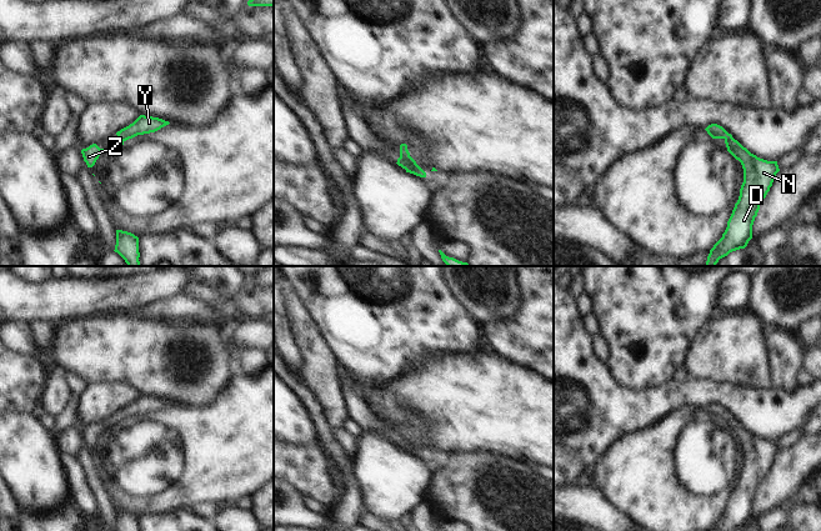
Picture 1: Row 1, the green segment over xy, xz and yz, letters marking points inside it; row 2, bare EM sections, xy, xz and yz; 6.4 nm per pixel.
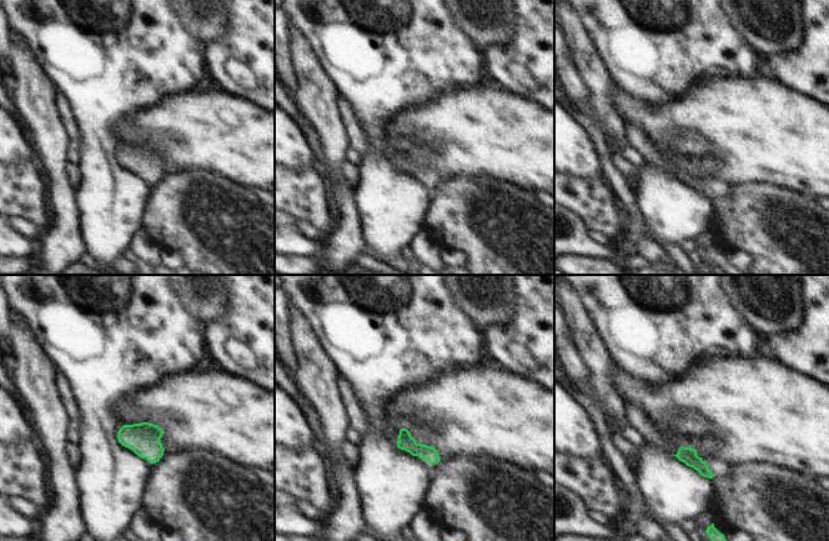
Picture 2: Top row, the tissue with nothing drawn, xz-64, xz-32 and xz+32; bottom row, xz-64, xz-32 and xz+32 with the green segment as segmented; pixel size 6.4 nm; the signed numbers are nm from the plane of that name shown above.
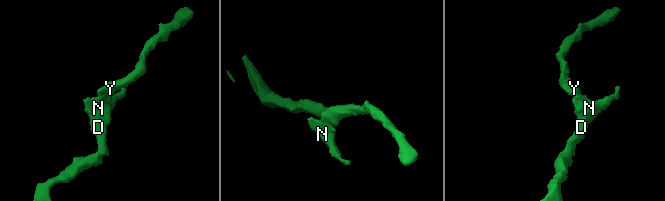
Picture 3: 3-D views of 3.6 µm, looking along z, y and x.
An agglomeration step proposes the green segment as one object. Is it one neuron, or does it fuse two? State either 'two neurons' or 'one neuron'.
one neuron

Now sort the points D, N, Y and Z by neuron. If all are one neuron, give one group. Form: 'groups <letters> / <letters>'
groups D N Y Z

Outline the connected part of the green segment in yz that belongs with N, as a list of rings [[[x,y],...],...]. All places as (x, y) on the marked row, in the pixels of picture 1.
[[[711,124],[705,130],[712,139],[724,139],[727,151],[741,162],[744,169],[739,200],[722,237],[710,250],[705,265],[716,266],[720,259],[732,251],[745,249],[752,239],[752,225],[760,210],[760,202],[770,191],[780,169],[777,161],[767,161],[751,154],[722,126]]]

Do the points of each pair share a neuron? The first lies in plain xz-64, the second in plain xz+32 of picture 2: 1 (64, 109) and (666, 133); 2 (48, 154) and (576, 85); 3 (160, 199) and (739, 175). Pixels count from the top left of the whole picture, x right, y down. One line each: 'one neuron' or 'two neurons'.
1: two neurons
2: two neurons
3: two neurons

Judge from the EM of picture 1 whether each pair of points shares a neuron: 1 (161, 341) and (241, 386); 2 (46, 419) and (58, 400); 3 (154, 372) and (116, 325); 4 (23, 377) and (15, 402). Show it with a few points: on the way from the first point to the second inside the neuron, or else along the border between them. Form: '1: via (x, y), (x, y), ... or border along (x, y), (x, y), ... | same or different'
1: border along (231, 377), (210, 402) | different
2: border along (45, 412), (53, 416) | different
3: via (145, 361), (120, 336) | same
4: via (16, 384), (15, 396) | same

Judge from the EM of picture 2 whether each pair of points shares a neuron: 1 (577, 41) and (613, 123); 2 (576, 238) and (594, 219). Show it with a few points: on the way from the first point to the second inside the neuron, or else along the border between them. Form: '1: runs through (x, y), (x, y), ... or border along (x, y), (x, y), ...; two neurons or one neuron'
1: runs through (587, 61), (601, 86), (601, 103); one neuron
2: border along (567, 208), (583, 221), (587, 229); two neurons

